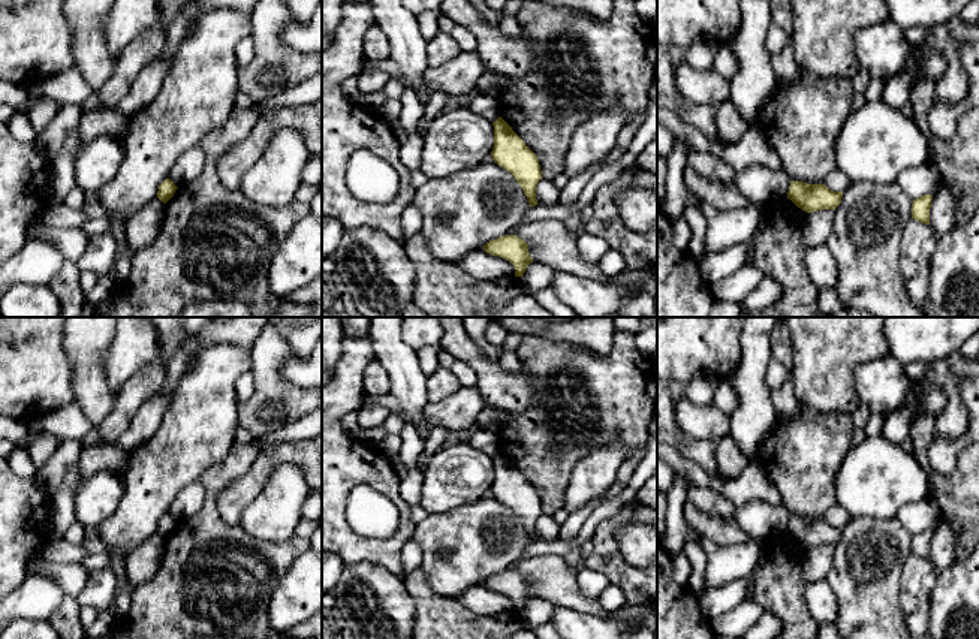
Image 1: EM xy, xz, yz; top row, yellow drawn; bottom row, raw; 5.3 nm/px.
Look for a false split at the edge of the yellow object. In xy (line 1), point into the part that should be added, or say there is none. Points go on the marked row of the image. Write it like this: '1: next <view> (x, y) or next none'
1: next none

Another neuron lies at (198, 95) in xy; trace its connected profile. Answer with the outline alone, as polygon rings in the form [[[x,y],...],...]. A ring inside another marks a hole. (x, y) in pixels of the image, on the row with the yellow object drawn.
[[[214,9],[198,18],[174,57],[160,93],[129,117],[123,138],[126,157],[117,175],[96,192],[111,224],[114,220],[126,224],[157,196],[178,157],[229,120],[240,91],[235,48],[247,36],[251,36],[250,15]]]

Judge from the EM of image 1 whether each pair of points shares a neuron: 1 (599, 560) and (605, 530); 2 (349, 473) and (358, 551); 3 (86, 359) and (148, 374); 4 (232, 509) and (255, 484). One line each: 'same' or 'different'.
1: same
2: same
3: different
4: same

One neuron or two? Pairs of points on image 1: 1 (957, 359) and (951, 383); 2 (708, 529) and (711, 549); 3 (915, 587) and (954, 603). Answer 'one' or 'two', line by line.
1: one
2: two
3: two

